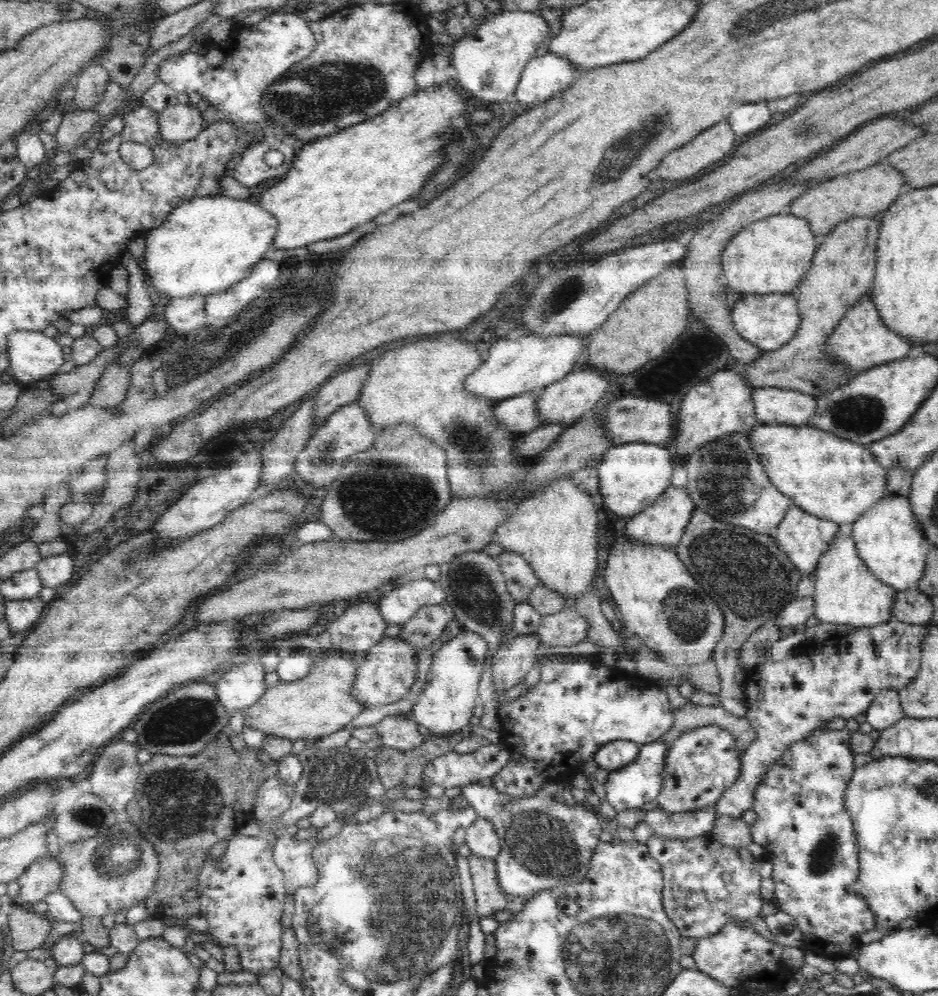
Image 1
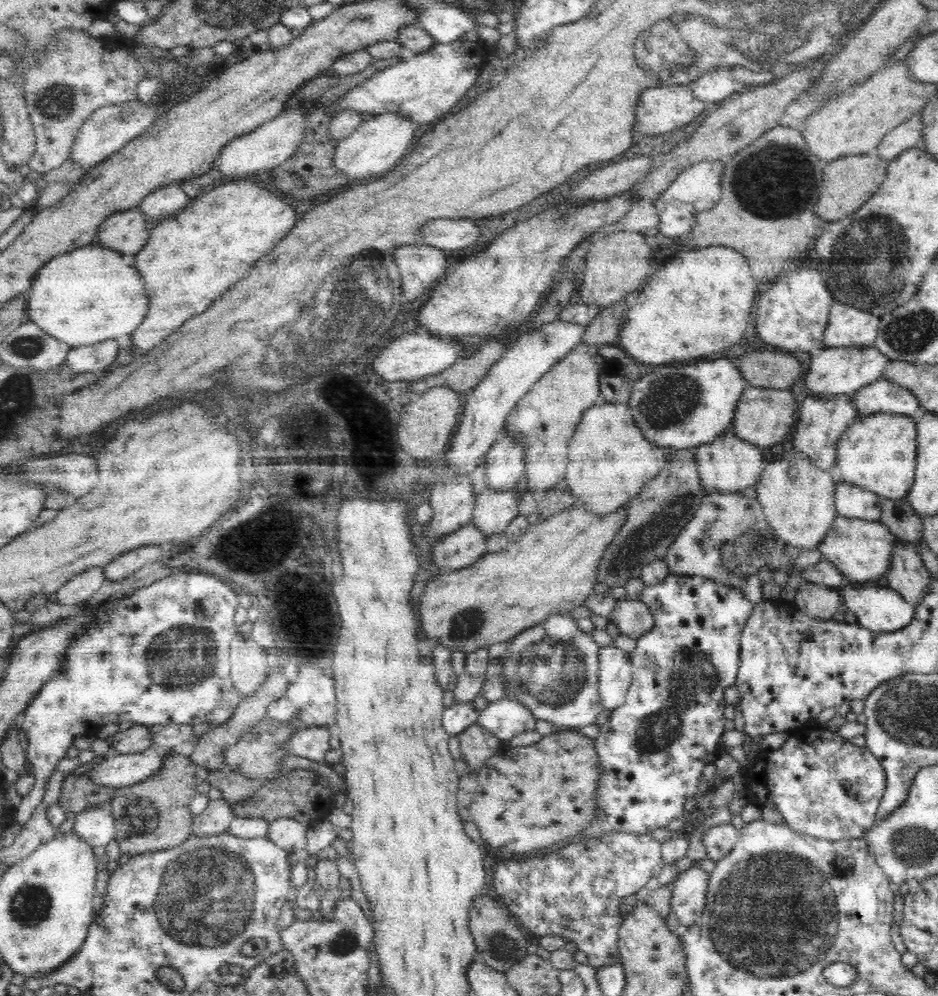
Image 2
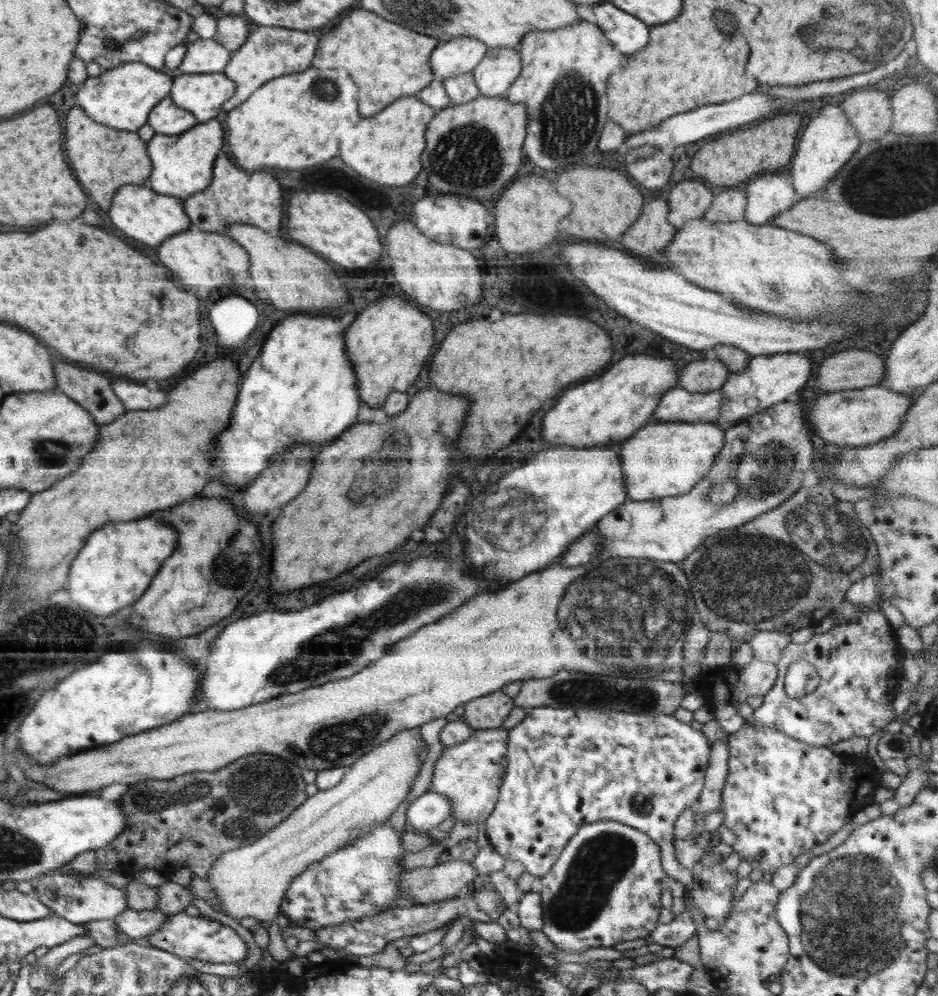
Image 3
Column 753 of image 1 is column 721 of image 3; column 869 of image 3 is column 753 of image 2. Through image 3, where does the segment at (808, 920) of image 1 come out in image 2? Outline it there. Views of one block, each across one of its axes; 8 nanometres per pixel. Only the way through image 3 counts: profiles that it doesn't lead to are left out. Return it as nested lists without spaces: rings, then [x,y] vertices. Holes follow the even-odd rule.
[[[826,728],[808,732],[808,736],[790,736],[778,750],[766,751],[745,770],[745,785],[750,803],[779,812],[790,829],[817,839],[863,838],[876,822],[880,802],[887,788],[887,777],[880,760],[866,746],[858,747]]]

